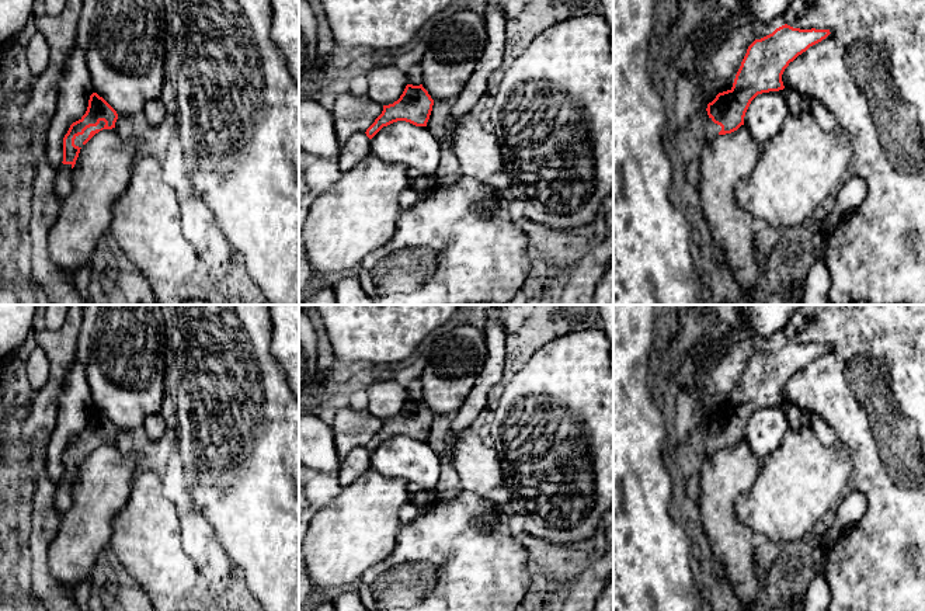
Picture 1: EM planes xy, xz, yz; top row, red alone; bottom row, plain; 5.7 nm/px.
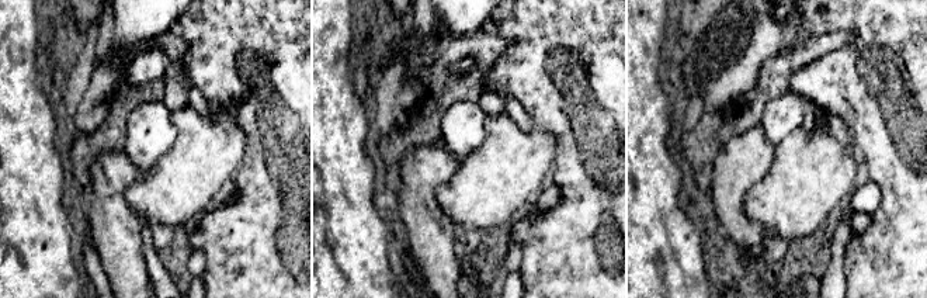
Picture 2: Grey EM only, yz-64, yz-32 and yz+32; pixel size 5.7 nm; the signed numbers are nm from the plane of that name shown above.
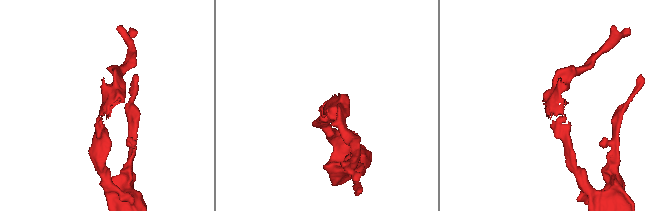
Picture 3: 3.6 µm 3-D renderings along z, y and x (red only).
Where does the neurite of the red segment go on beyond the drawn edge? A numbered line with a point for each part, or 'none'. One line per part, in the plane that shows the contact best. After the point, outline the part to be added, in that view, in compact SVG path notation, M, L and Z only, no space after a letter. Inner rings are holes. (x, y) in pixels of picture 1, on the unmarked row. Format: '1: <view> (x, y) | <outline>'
1: xy (79, 454) | M100 435L100 438L97 441L87 442L83 449L76 451L74 459L79 462L83 462L83 456L88 452L90 447L95 445L95 444L101 444L101 442L104 442L104 440L105 440L105 437Z

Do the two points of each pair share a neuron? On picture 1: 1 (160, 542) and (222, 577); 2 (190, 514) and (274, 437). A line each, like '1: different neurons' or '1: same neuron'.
1: different neurons
2: different neurons

